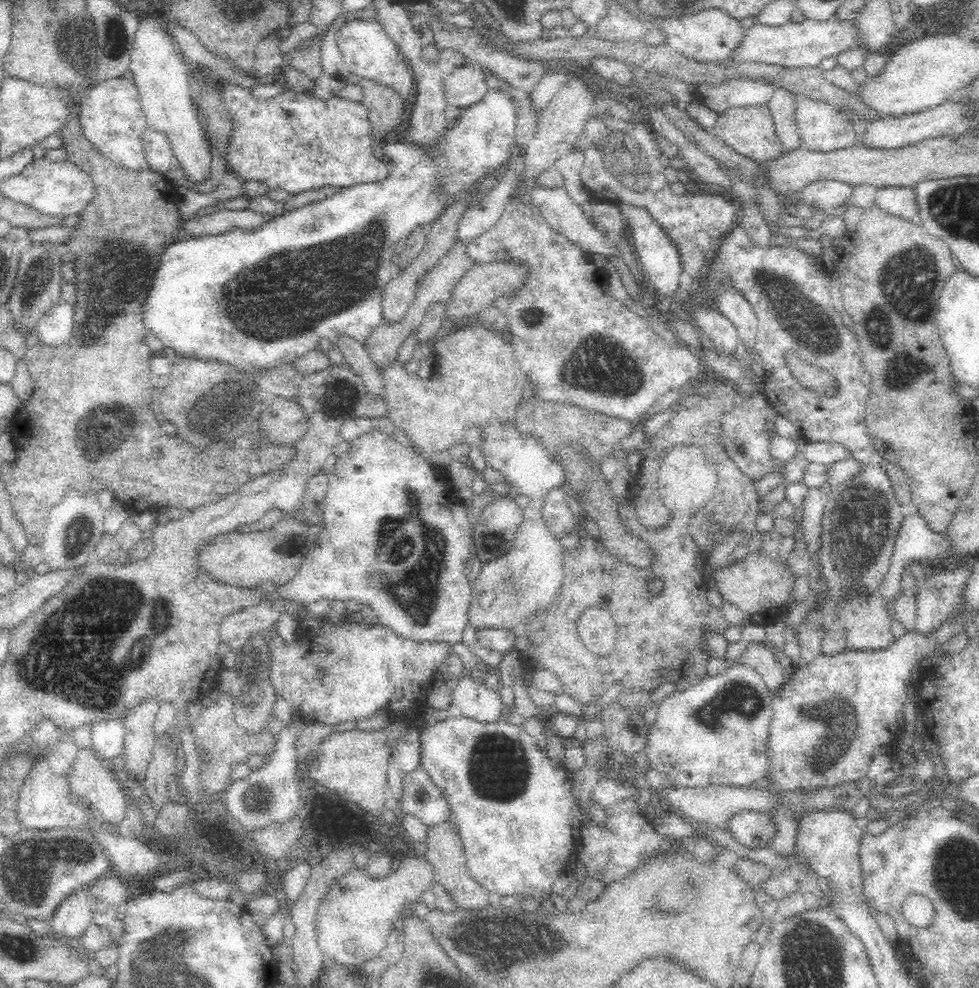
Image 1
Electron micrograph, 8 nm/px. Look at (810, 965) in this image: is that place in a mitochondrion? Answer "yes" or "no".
yes

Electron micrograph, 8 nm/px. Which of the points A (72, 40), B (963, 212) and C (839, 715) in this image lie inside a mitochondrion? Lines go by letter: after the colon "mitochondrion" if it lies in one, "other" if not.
A: mitochondrion
B: mitochondrion
C: mitochondrion

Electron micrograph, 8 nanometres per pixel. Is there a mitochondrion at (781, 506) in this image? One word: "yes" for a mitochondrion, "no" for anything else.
no

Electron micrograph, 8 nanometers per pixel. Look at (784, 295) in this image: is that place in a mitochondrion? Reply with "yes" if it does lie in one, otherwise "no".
yes

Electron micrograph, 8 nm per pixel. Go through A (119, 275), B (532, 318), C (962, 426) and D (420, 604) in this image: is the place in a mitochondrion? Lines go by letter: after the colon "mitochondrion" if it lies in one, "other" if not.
A: mitochondrion
B: mitochondrion
C: other
D: mitochondrion

